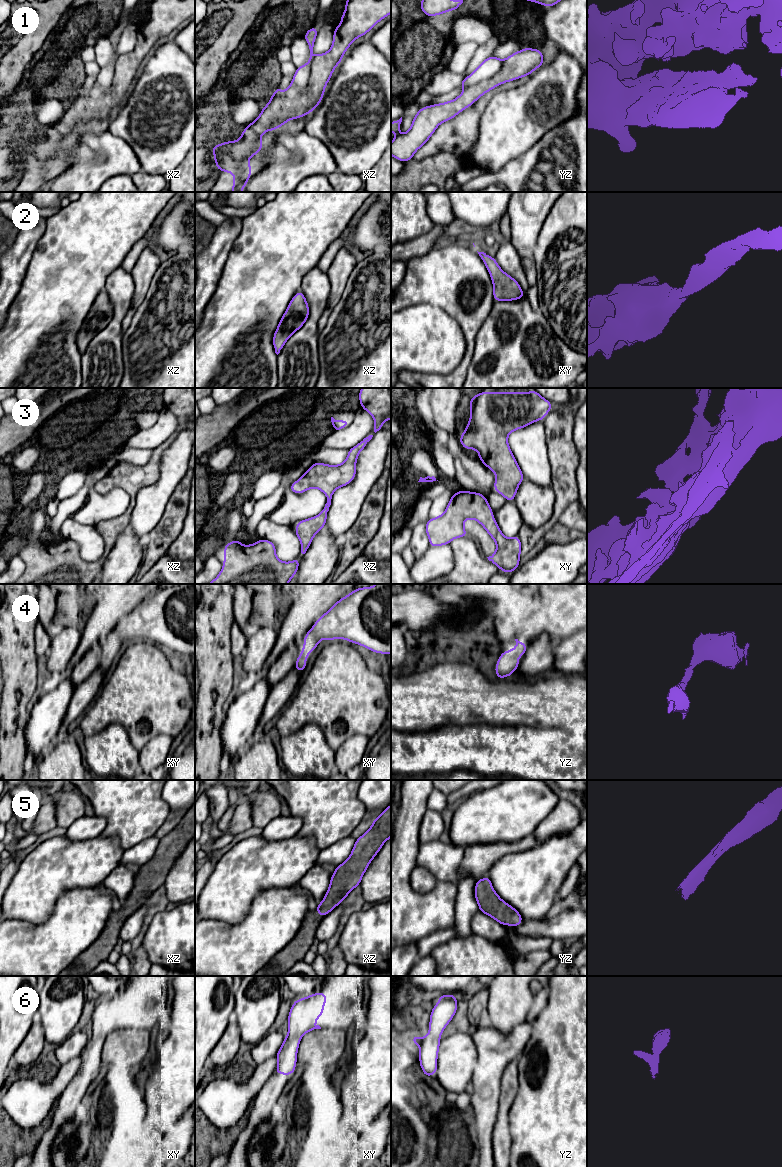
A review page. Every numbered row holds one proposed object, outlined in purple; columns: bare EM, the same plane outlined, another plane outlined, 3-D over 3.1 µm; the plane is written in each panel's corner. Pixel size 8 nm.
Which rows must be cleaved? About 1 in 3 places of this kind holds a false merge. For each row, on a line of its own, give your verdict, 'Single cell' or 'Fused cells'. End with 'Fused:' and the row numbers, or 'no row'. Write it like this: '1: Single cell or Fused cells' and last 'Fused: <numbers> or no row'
1: Fused cells
2: Single cell
3: Single cell
4: Single cell
5: Single cell
6: Single cell
Fused: 1

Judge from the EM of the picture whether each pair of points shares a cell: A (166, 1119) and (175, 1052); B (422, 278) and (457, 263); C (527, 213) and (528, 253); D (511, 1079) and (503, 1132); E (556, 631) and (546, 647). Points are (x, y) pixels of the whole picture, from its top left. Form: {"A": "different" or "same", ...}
{"A": "same", "B": "same", "C": "same", "D": "same", "E": "different"}

